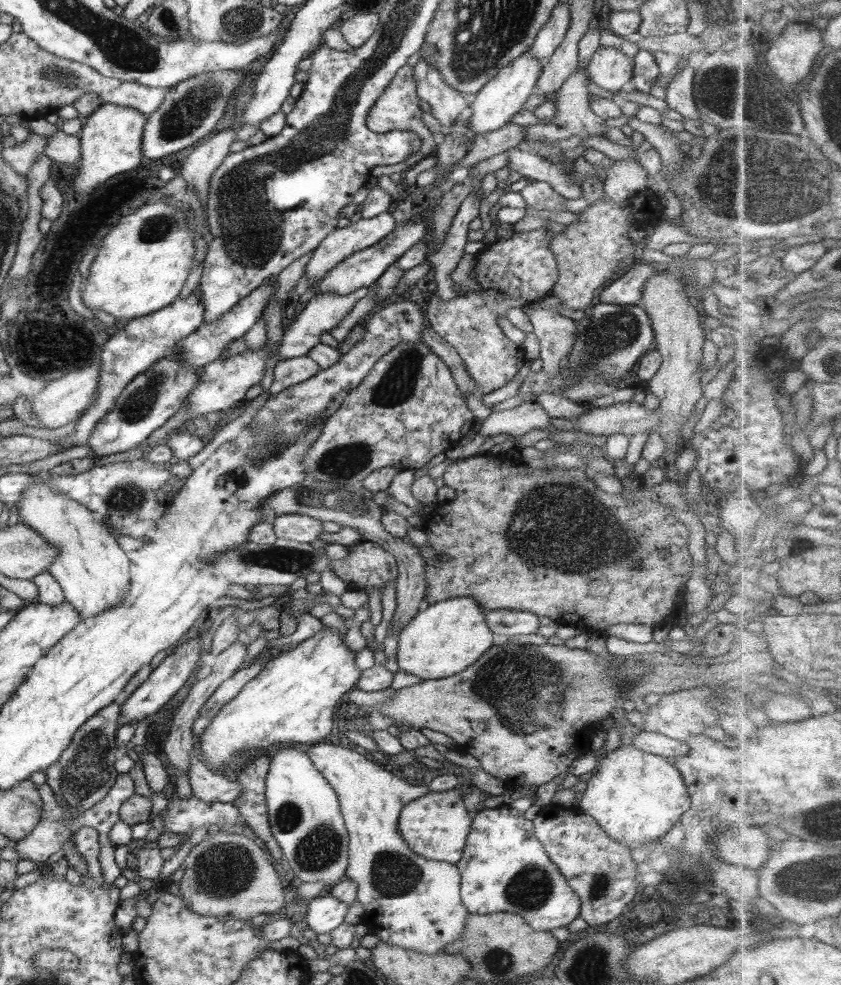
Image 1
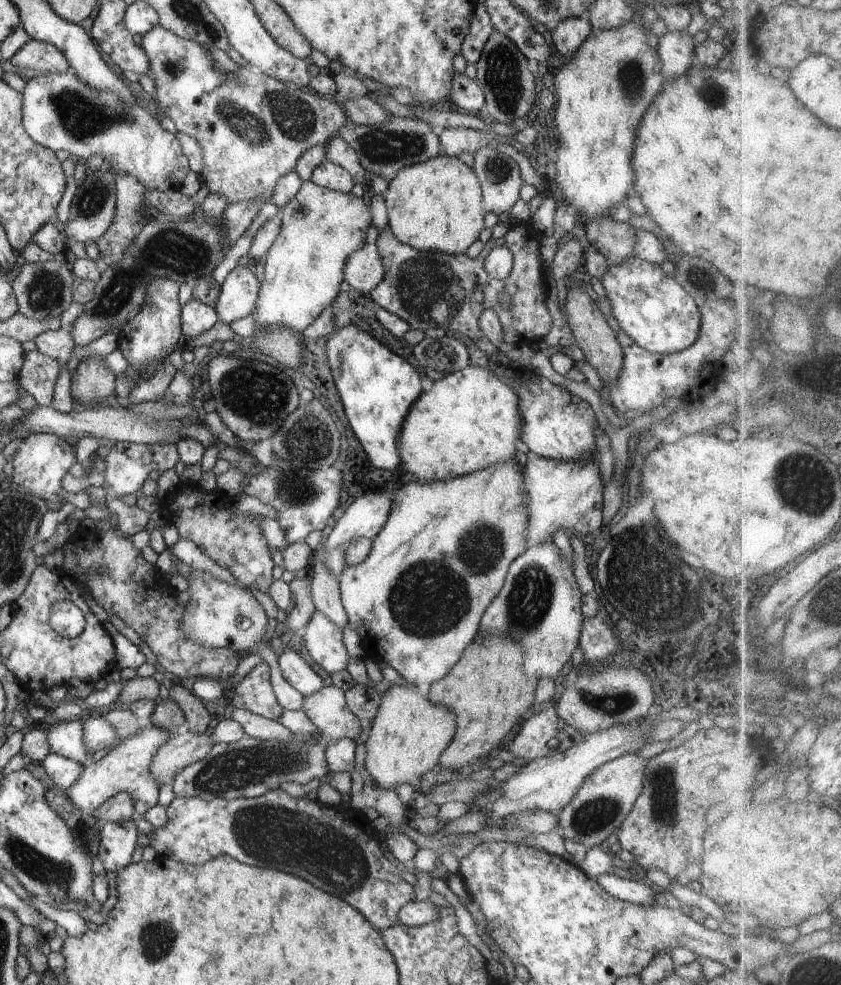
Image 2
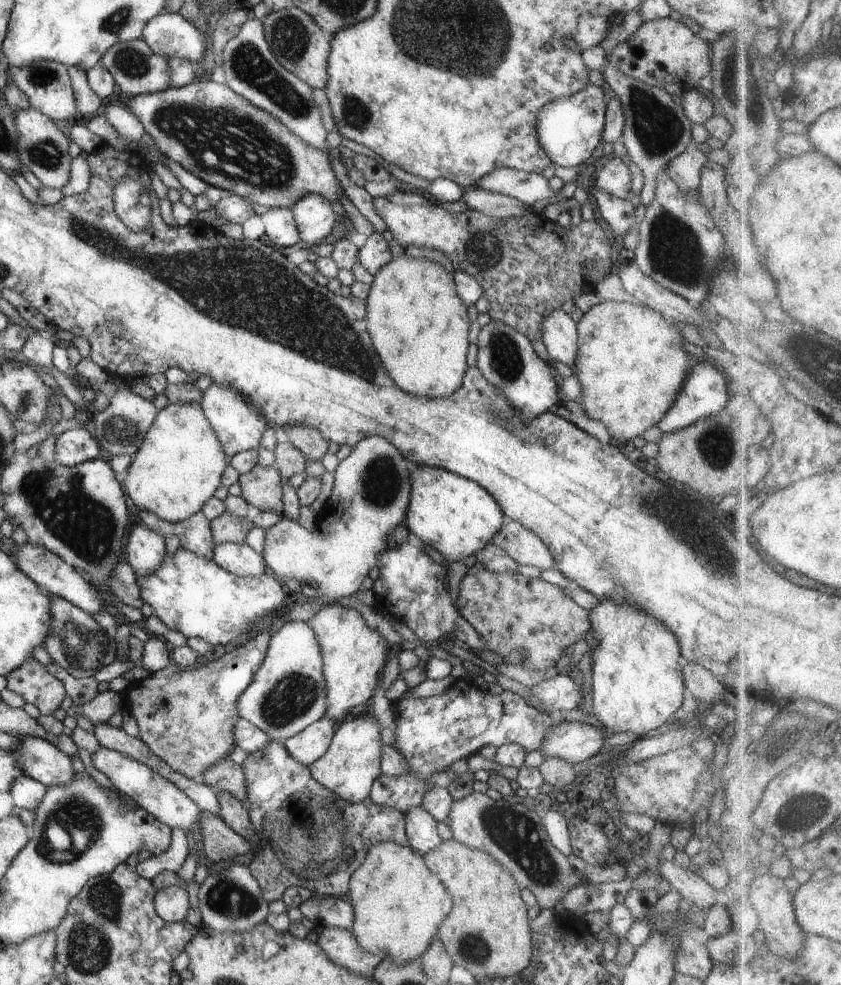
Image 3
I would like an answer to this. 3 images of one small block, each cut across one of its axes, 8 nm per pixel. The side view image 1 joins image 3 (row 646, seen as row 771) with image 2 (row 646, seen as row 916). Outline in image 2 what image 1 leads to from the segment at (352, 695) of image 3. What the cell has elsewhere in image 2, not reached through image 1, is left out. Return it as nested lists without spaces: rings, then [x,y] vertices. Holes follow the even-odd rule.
[[[514,459],[508,460],[506,464],[494,464],[494,466],[478,470],[478,472],[446,481],[422,483],[416,480],[414,484],[402,486],[396,494],[392,495],[390,516],[379,534],[372,539],[372,548],[366,560],[354,566],[347,566],[339,578],[340,601],[348,616],[350,628],[354,628],[354,631],[358,632],[358,636],[360,636],[366,658],[390,664],[408,683],[414,684],[418,688],[428,688],[436,680],[448,676],[448,672],[460,660],[466,648],[476,637],[478,628],[480,628],[480,620],[484,616],[486,608],[490,606],[490,602],[498,596],[498,592],[502,589],[510,564],[526,550],[522,546],[524,532],[528,528],[526,498],[524,498],[526,492],[522,490],[521,466],[518,466]]]

